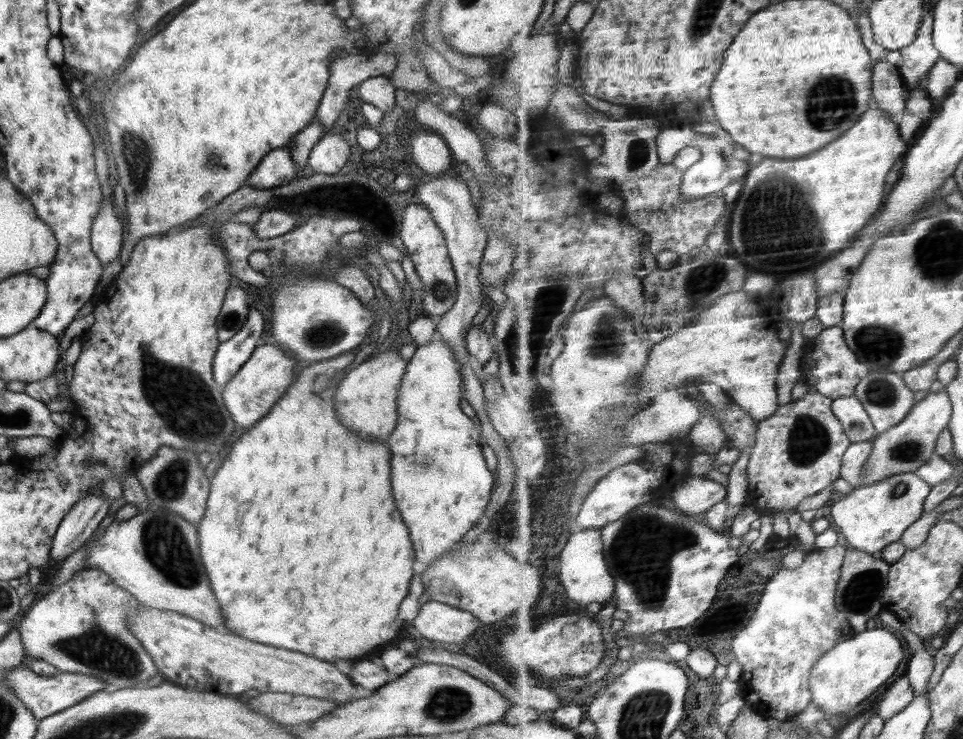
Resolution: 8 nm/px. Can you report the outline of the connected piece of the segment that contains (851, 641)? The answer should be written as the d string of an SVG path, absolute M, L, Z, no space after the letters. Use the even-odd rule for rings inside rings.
M886 628L868 629L854 633L836 649L828 652L816 664L811 676L813 702L821 707L827 718L840 718L854 708L858 708L866 698L870 698L882 684L886 684L906 658L902 640Z

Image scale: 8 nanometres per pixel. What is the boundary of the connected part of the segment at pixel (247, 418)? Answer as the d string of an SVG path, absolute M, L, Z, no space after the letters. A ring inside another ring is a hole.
M272 344L261 345L254 349L250 358L236 372L222 389L221 393L225 407L232 414L234 422L242 428L252 426L264 418L268 411L278 402L294 380L294 360L288 358L280 348Z

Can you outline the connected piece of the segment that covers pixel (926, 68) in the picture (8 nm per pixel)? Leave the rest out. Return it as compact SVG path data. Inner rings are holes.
M933 11L926 14L918 39L901 51L903 65L900 69L910 88L923 88L931 70L943 59L934 41L935 22Z

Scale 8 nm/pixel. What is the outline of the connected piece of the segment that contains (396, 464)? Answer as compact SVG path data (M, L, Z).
M436 331L430 342L417 345L414 355L407 362L398 391L398 426L388 438L388 446L392 450L392 492L414 547L415 574L422 573L436 559L440 559L479 523L495 487L495 473L484 464L481 426L468 418L460 406L463 398L460 367L452 349Z

